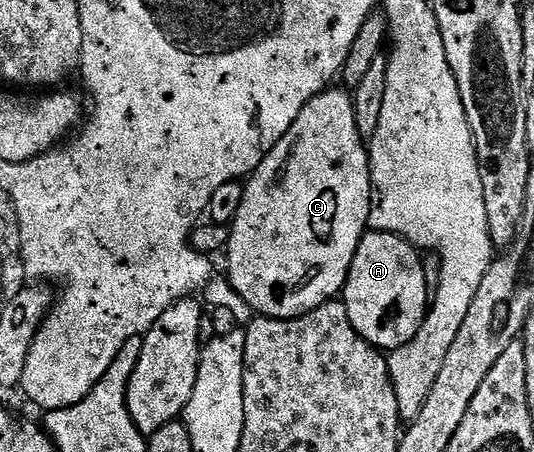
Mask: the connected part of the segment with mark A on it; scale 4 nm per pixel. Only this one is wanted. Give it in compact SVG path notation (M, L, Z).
M370 230L358 243L348 270L344 303L352 326L379 350L393 350L412 342L426 321L432 288L426 285L426 268L418 256L419 249L391 232Z

